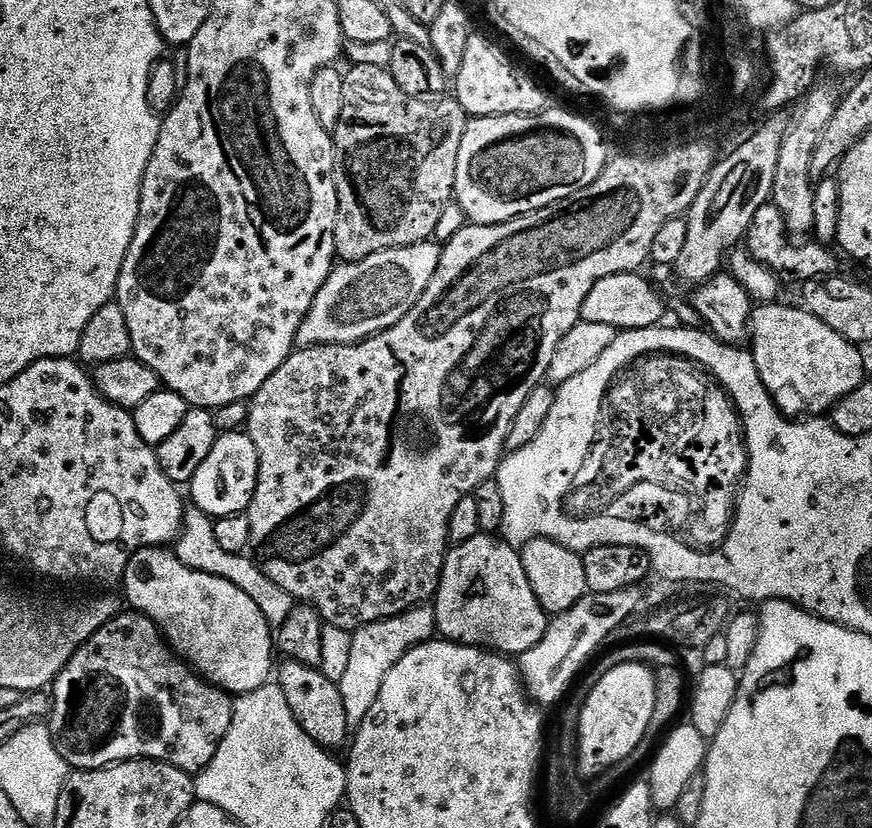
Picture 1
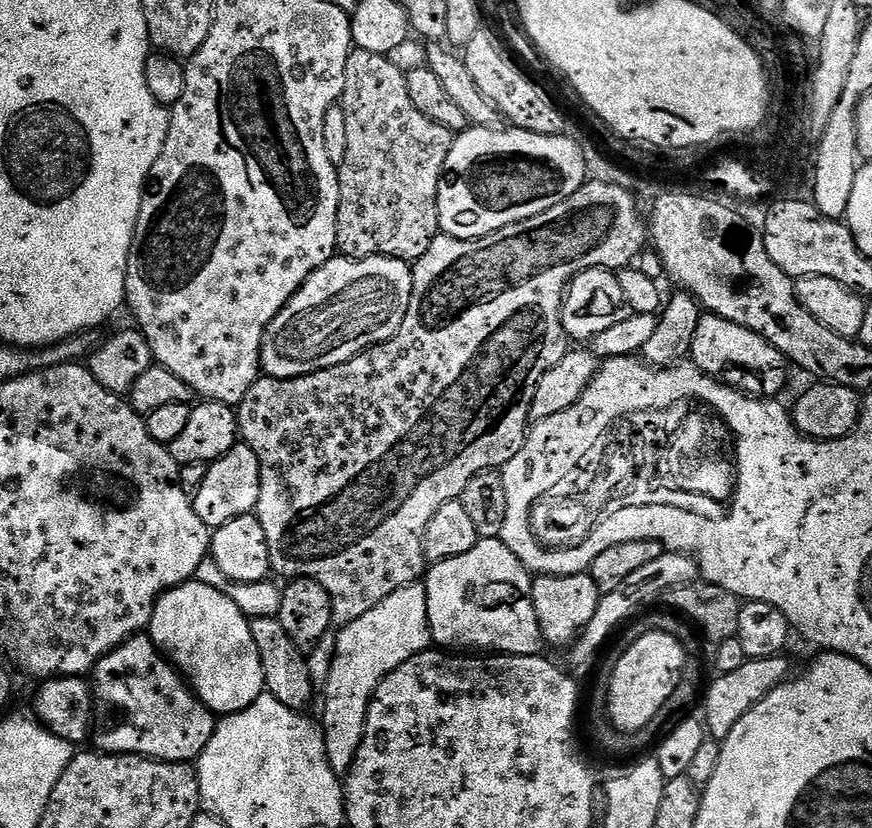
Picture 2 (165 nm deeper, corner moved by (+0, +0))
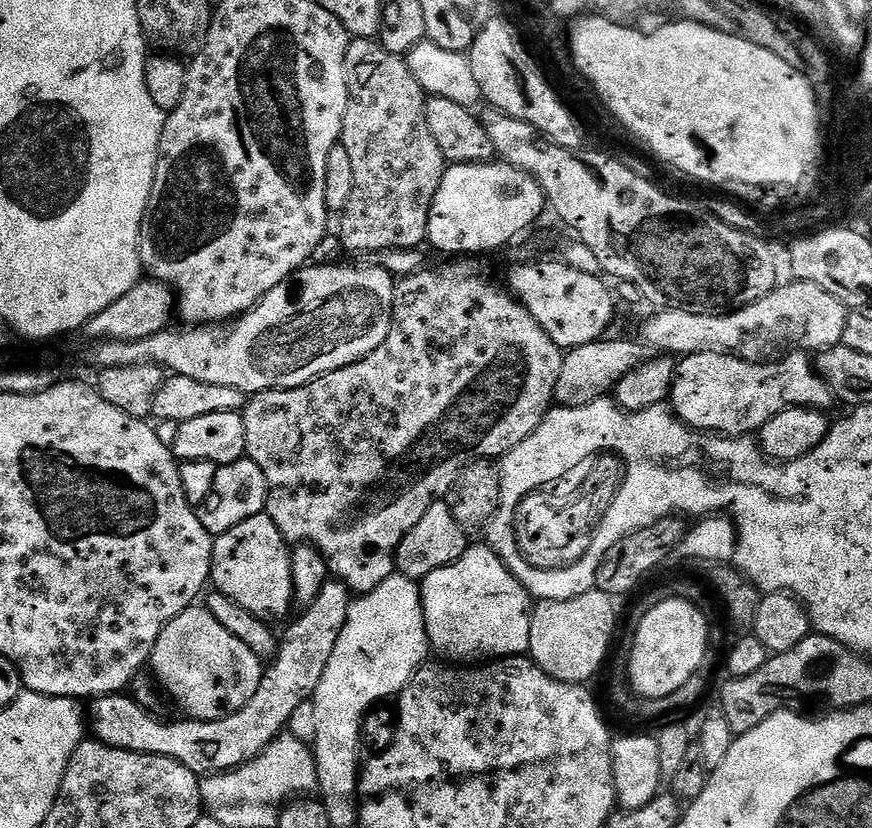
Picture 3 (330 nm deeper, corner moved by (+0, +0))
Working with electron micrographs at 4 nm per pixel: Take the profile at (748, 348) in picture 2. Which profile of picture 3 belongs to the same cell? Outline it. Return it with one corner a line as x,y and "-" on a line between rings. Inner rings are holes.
792,350
781,360
765,359
763,362
754,360
743,360
730,352
699,352
698,354
690,354
683,357
676,365
676,376
673,378
672,393
670,397
670,407
675,412
676,417
686,425
687,428
694,428
698,432
706,432
709,434
719,434
721,436
730,436
733,438
748,438
753,434
759,433
762,426
766,426
766,422
770,422
770,418
774,418
774,414
782,414
782,410
787,408
818,408
828,410
828,407
834,404
834,397
830,386
826,386
826,382
816,372
815,363
810,359
809,353
803,350

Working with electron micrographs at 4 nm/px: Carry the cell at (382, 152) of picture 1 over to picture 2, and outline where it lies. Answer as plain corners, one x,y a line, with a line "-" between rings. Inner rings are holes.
356,48
349,52
346,62
346,86
342,97
342,107
346,114
346,158
338,165
340,173
340,201
338,202
338,222
336,223
336,250
341,257
349,260
365,260
371,256
389,256
395,260
415,262
430,250
430,242
441,235
438,222
438,186
446,166
446,154
450,154
450,146
454,133
446,130
446,126
438,126
438,122
430,122
422,110
417,110
414,102
410,102
410,94
406,91
406,74
394,66
388,57
370,54
366,50

